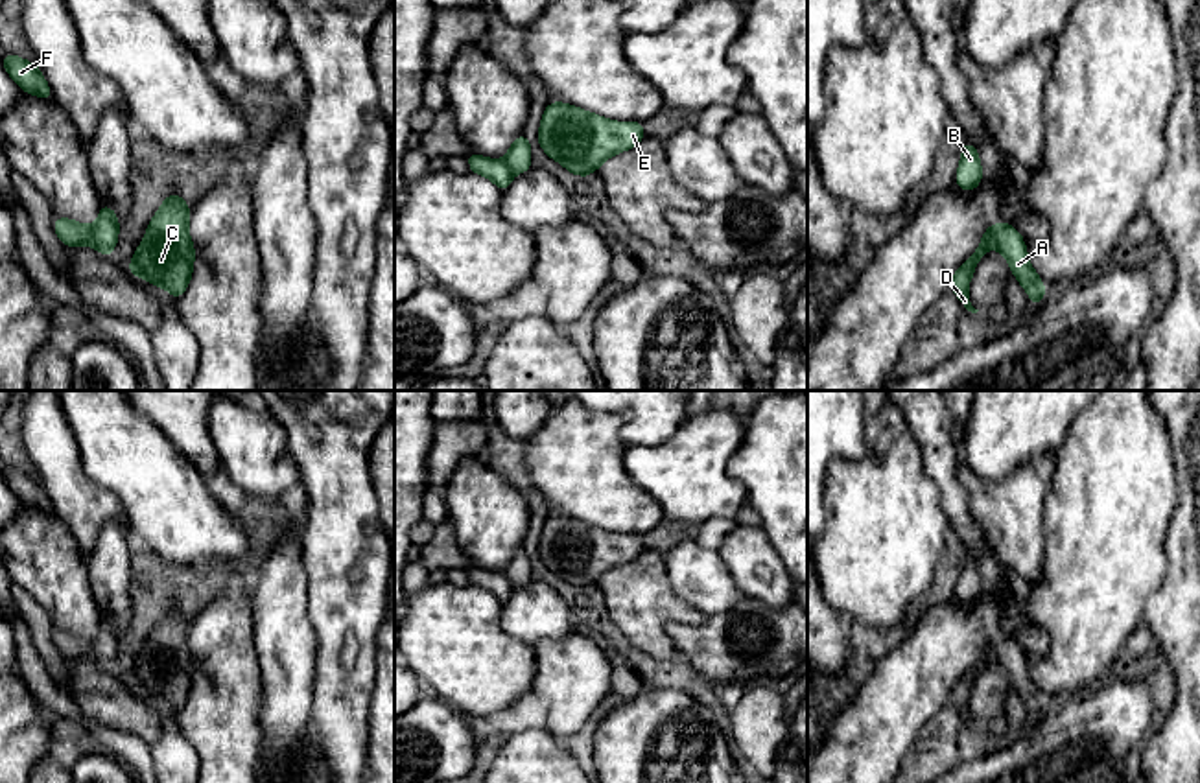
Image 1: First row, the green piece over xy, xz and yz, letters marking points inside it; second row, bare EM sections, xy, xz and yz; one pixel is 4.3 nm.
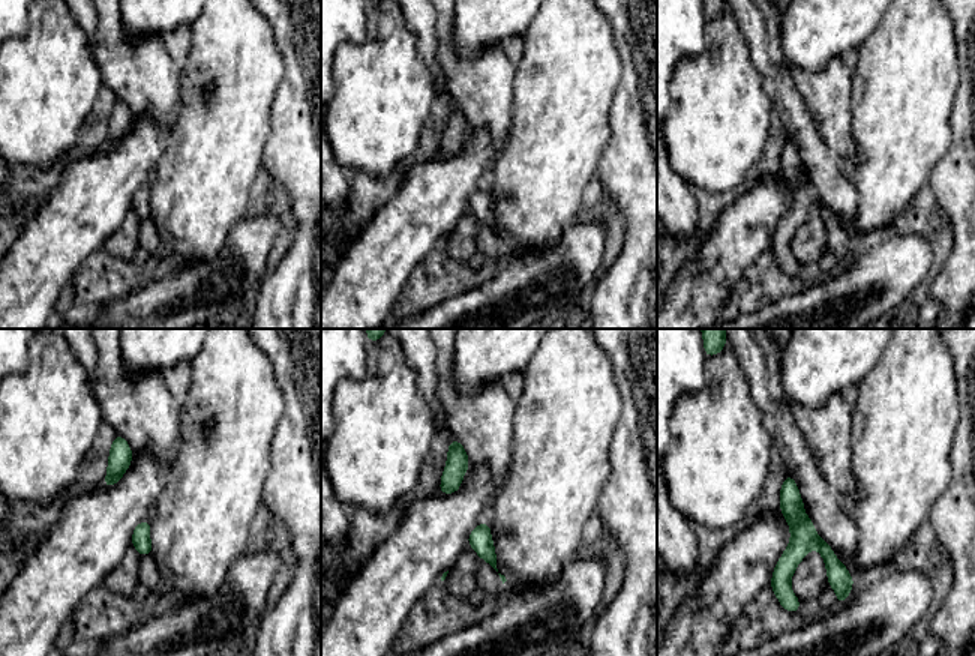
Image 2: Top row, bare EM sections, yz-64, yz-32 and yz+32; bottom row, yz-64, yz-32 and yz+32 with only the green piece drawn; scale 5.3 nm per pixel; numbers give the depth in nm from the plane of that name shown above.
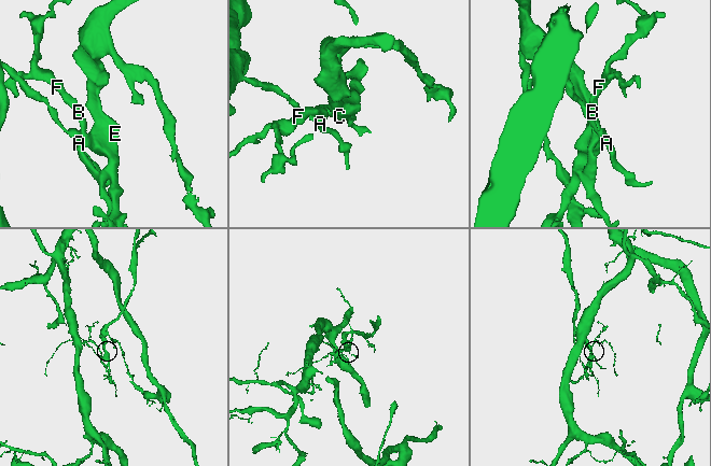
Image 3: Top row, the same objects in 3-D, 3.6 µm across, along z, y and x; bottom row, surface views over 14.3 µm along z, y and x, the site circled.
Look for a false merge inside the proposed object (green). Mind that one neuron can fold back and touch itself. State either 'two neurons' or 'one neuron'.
two neurons

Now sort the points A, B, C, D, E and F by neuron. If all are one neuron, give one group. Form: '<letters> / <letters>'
A / B C D E F

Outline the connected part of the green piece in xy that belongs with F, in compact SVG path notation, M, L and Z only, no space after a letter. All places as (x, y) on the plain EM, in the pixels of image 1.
M4 468L0 475L24 505L44 512L53 512L52 503L35 475L28 475L18 468Z

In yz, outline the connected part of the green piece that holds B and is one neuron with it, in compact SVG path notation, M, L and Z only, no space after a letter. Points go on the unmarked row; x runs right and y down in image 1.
M964 555L955 593L957 599L964 604L975 602L982 593L979 566L971 555Z

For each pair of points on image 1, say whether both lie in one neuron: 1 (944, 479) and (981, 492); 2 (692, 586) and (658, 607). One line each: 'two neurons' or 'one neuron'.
1: two neurons
2: two neurons

